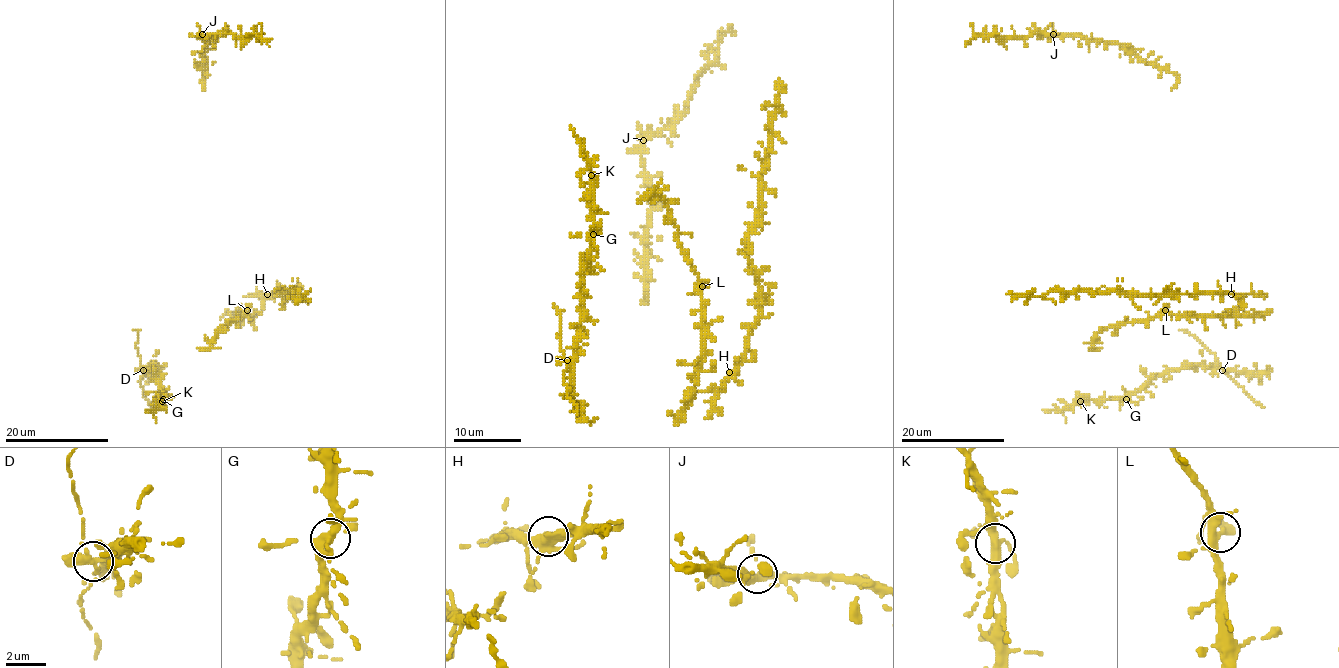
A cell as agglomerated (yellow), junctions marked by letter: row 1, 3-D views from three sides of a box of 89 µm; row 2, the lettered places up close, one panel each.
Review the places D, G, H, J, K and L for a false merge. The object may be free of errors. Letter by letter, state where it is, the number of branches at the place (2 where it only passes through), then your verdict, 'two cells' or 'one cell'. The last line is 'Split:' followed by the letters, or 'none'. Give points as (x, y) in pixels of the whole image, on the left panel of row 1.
D: place (143, 370); branches 3; one cell
G: place (163, 399); branches 3; one cell
H: place (267, 294); branches 3; one cell
J: place (202, 34); branches 3; one cell
K: place (162, 401); branches 3; one cell
L: place (247, 310); branches 3; one cell
Split: none

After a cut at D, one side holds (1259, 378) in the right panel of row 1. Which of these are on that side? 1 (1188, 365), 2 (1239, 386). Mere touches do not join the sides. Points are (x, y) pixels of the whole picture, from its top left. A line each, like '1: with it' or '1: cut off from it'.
1: with it
2: cut off from it

